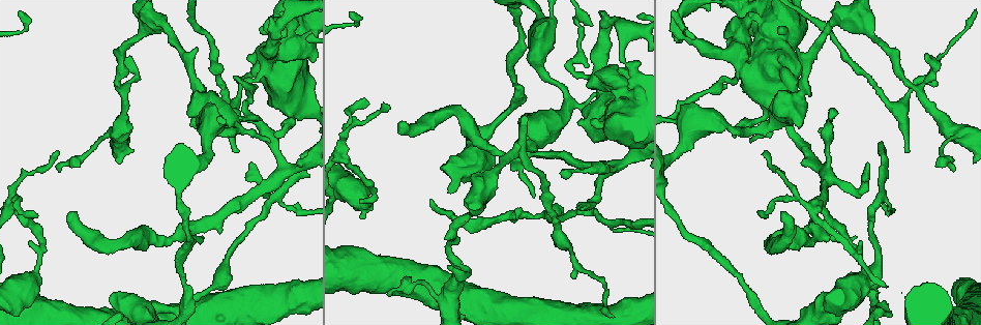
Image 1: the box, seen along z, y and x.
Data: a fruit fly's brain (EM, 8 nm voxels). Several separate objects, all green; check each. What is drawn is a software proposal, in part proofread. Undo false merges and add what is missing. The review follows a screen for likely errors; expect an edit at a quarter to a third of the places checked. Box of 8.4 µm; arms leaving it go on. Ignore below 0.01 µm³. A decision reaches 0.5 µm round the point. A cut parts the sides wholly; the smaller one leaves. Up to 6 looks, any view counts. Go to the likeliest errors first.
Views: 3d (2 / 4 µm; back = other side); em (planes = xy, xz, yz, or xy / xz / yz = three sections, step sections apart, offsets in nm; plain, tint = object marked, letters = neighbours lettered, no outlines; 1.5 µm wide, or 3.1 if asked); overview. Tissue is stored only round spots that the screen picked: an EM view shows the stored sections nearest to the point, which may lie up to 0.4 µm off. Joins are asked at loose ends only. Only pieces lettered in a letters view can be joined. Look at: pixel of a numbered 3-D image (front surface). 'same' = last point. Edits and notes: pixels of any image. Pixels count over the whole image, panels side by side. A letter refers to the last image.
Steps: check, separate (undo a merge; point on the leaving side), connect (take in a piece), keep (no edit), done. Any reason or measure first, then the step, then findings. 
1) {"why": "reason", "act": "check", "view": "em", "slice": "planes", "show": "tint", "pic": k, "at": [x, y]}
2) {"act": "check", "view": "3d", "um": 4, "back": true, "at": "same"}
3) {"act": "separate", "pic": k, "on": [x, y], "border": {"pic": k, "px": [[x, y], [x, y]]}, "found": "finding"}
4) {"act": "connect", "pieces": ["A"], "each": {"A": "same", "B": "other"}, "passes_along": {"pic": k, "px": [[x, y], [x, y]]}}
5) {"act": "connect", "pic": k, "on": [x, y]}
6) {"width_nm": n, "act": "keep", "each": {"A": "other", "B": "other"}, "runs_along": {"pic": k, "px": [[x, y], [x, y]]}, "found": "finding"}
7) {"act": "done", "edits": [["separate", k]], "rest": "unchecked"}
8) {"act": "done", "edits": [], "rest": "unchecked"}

{"act": "check", "view": "em", "slice": "planes", "show": "tint", "pic": 1, "at": [238, 150]}

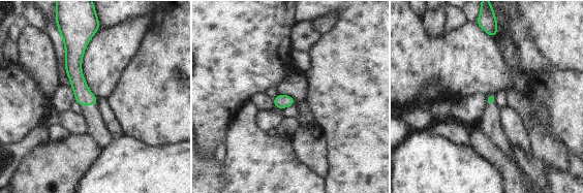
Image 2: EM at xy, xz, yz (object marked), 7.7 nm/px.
{"act": "check", "view": "em", "slice": "planes", "show": "letters", "at": "same"}

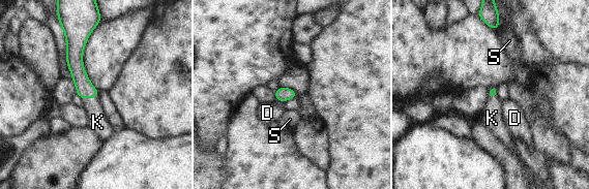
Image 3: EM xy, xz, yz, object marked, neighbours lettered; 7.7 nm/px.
{"act": "connect", "pieces": ["K"], "each": {"D": "other", "K": "same", "S": "other"}, "passes_along": {"pic": 3, "px": [[85, 89], [89, 97], [97, 122]]}, "found": "it goes on there"}

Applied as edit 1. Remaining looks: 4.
{"why": "long arm stops here", "act": "check", "view": "3d", "um": 2, "back": true, "pic": 1, "at": [70, 212]}

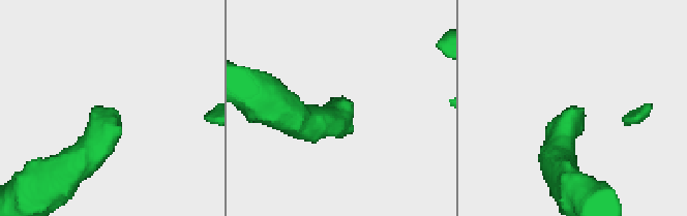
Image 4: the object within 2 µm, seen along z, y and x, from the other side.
{"act": "check", "view": "em", "slice": "xy", "step": 4, "show": "tint", "pic": 4, "at": [576, 108]}

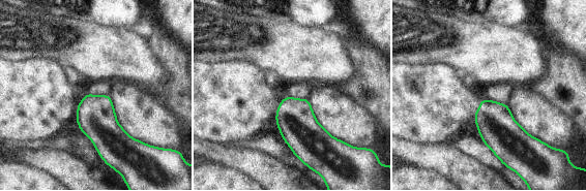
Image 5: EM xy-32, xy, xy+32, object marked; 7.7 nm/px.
{"why": "another direction", "act": "check", "view": "em", "slice": "xz", "step": 4, "show": "letters", "at": "same"}

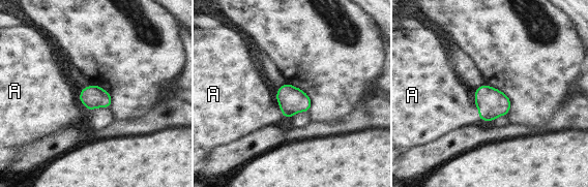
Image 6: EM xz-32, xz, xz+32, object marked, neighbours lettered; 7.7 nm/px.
{"width_nm": 170, "act": "connect", "pieces": ["A"], "each": {"A": "same"}, "passes_along": {"pic": 6, "px": [[491, 102], [479, 112], [448, 105]]}, "found": "it goes on there"}

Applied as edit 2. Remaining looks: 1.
{"act": "done", "edits": [["connect", 3], ["connect", 6]], "rest": "unchecked"}

